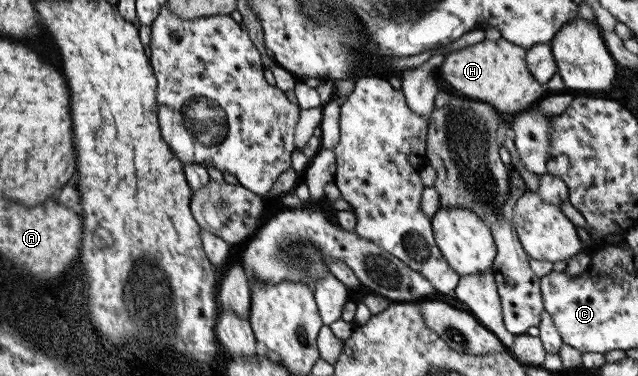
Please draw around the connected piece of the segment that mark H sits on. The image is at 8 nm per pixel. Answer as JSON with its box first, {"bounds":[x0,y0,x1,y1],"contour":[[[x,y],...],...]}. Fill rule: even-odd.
{"bounds":[439,38,549,115],"contour":[[[500,38],[496,41],[484,39],[479,43],[467,46],[455,52],[446,54],[439,70],[442,77],[458,91],[477,101],[492,105],[500,115],[520,113],[537,107],[548,95],[549,91],[536,81],[526,66],[526,52],[523,47],[514,45],[507,39]]]}

